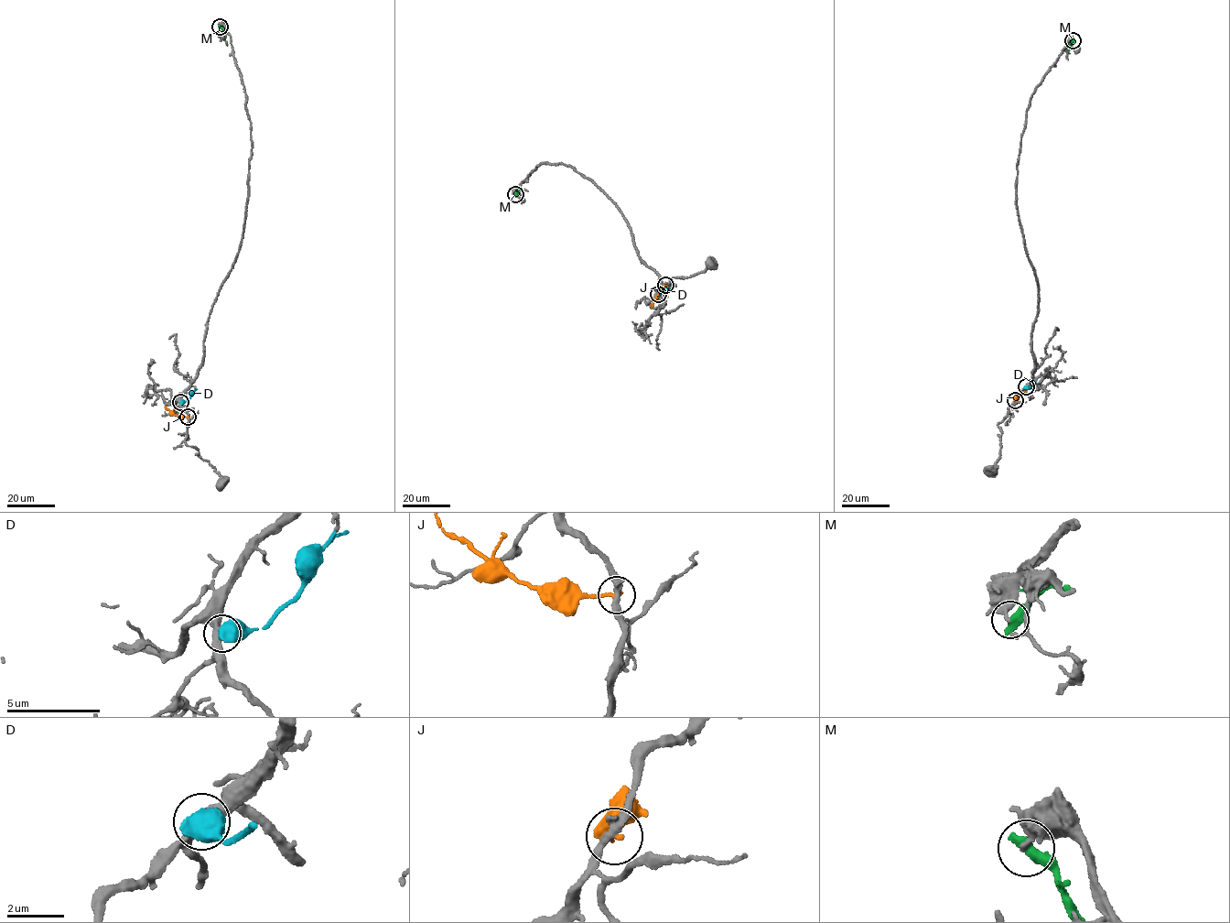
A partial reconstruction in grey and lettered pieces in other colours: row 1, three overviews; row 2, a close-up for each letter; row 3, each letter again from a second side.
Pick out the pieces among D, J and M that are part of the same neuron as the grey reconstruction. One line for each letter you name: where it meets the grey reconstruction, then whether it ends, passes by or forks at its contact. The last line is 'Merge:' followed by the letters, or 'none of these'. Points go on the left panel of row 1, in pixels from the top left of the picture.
Merge: none of these

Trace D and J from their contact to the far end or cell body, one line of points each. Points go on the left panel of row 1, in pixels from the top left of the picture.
D: (180, 402), (187, 401), (197, 389)
J: (188, 417), (178, 416), (165, 405)

